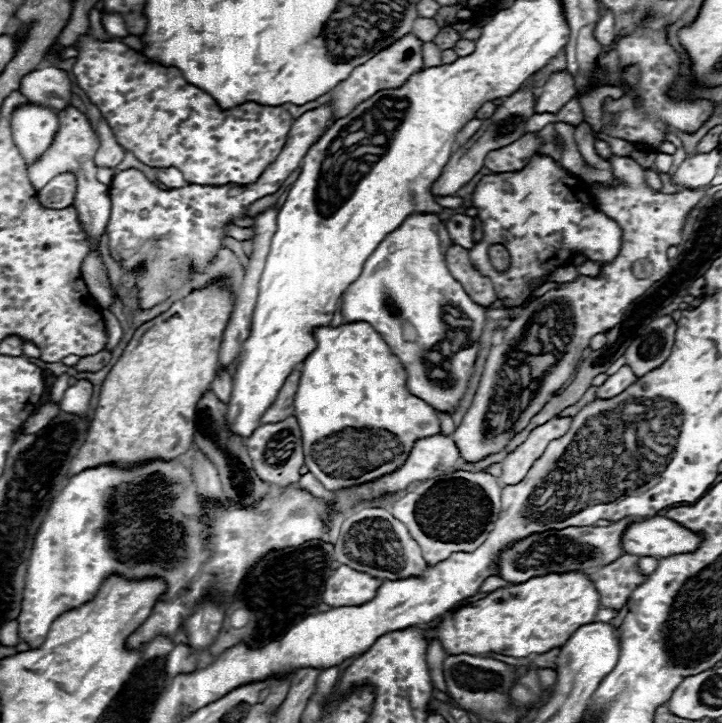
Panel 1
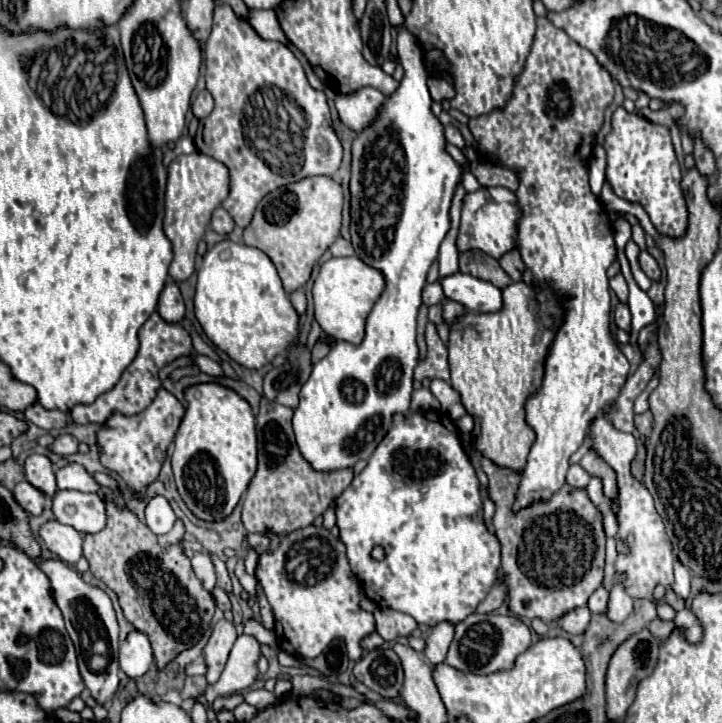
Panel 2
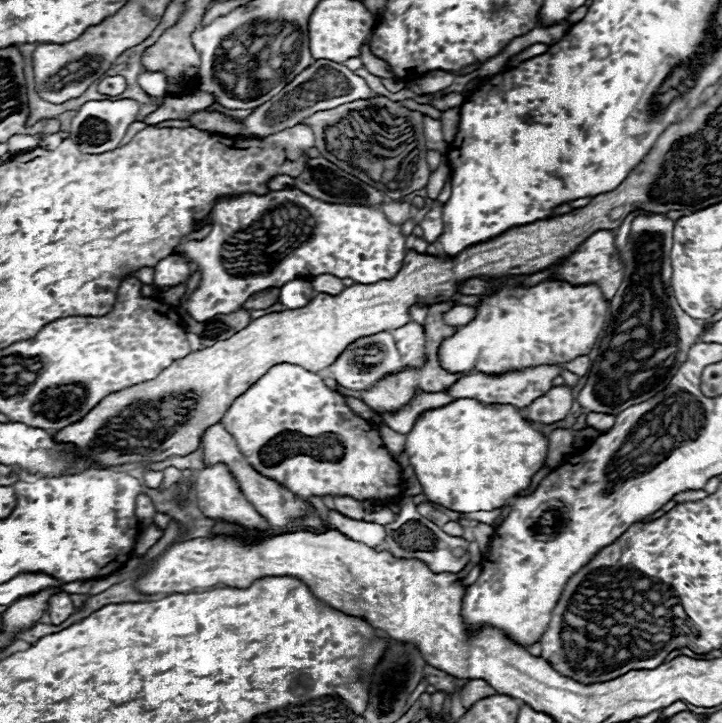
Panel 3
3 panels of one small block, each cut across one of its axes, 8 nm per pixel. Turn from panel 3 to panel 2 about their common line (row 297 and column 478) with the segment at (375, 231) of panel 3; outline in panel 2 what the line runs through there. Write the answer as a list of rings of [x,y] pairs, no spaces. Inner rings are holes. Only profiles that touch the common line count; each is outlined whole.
[[[480,188],[466,196],[462,208],[462,220],[458,228],[456,248],[458,252],[482,250],[484,254],[500,260],[504,254],[518,248],[518,226],[520,226],[520,206],[516,204],[516,194],[508,188]]]

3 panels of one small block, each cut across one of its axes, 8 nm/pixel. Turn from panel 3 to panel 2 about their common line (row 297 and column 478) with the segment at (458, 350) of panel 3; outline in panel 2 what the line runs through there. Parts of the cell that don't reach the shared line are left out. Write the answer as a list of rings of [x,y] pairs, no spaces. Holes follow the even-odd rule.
[[[416,412],[410,418],[404,416],[394,416],[394,428],[384,436],[384,440],[378,444],[378,448],[374,450],[374,454],[370,456],[366,468],[356,474],[356,478],[352,480],[352,484],[336,498],[336,518],[338,518],[338,528],[340,528],[340,538],[346,544],[346,556],[350,560],[350,568],[352,572],[358,576],[360,586],[364,590],[364,594],[378,606],[378,608],[394,608],[398,612],[404,612],[408,616],[412,616],[418,624],[426,624],[426,626],[434,626],[442,620],[450,620],[450,622],[460,622],[466,616],[470,616],[476,606],[486,598],[486,594],[490,592],[492,584],[498,578],[498,568],[500,568],[500,544],[498,538],[494,534],[490,534],[484,526],[482,520],[482,498],[480,498],[480,484],[474,472],[474,466],[470,464],[462,442],[460,442],[460,434],[458,428],[454,426],[454,422],[444,414],[444,412]],[[374,546],[382,546],[384,548],[384,560],[374,560],[370,556]]]

